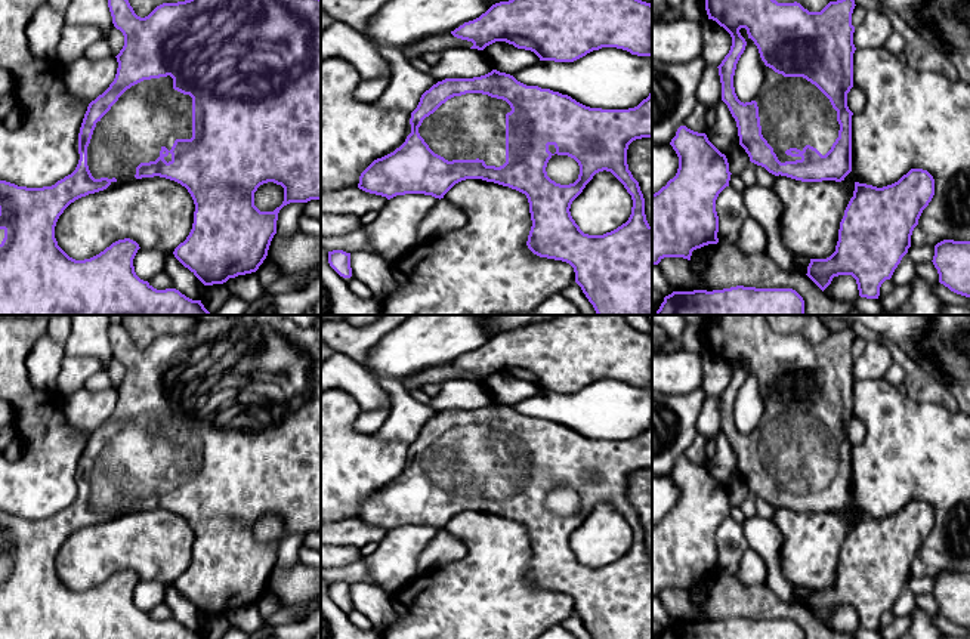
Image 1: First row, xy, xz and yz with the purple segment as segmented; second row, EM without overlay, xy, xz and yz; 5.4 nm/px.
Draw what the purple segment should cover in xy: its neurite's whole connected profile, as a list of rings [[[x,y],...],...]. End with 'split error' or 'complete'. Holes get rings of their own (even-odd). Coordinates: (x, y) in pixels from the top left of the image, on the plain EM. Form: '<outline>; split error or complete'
[[[237,315],[216,321],[198,320],[192,330],[177,334],[163,334],[148,348],[135,345],[123,324],[109,324],[108,339],[112,355],[124,367],[124,377],[115,388],[117,405],[109,419],[92,432],[84,445],[78,464],[80,491],[75,501],[52,518],[27,519],[0,512],[0,561],[4,569],[0,575],[0,639],[204,639],[201,632],[192,632],[176,620],[157,621],[140,611],[133,598],[133,590],[140,580],[130,569],[118,571],[99,586],[75,592],[69,589],[55,569],[55,558],[64,541],[75,531],[106,521],[112,513],[142,509],[166,509],[185,518],[191,525],[195,543],[189,567],[173,586],[204,617],[223,615],[229,609],[256,604],[268,587],[279,541],[290,534],[321,531],[321,330],[300,327],[282,315]],[[274,513],[284,519],[284,532],[274,543],[260,543],[254,537],[254,524],[263,515]]]; split error

